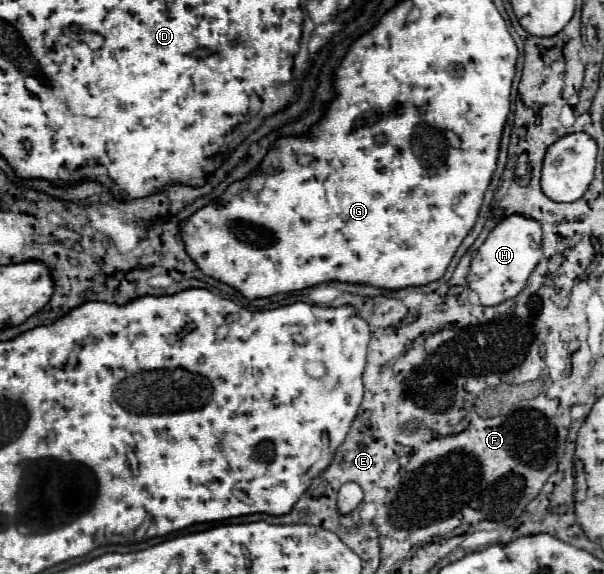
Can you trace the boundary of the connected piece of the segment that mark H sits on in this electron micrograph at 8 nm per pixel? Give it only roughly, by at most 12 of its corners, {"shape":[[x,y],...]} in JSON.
{"shape":[[506,216],[472,258],[484,306],[514,298],[540,262],[540,224]]}

